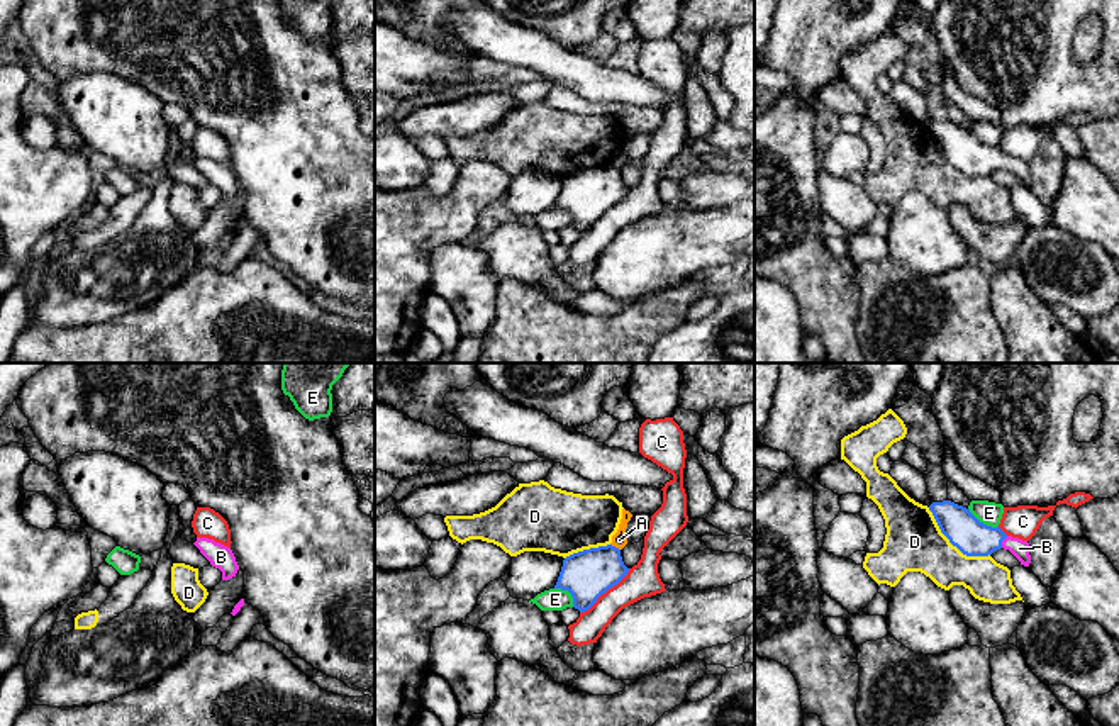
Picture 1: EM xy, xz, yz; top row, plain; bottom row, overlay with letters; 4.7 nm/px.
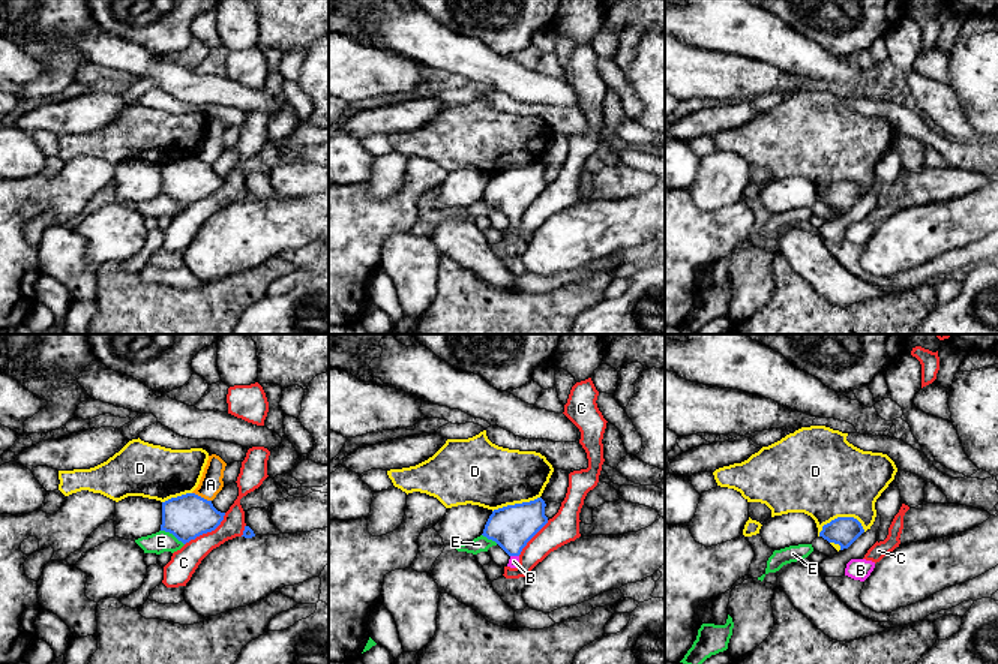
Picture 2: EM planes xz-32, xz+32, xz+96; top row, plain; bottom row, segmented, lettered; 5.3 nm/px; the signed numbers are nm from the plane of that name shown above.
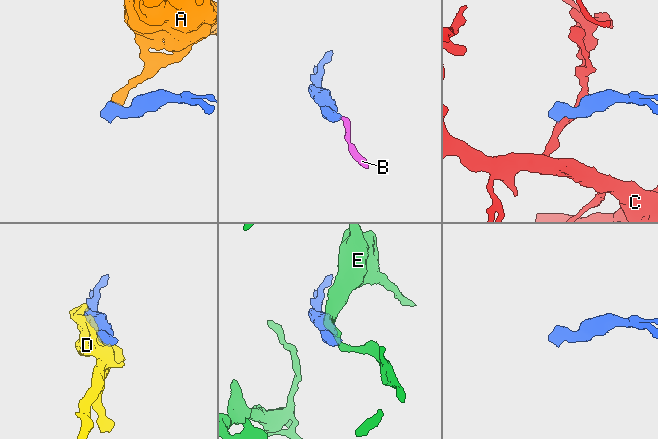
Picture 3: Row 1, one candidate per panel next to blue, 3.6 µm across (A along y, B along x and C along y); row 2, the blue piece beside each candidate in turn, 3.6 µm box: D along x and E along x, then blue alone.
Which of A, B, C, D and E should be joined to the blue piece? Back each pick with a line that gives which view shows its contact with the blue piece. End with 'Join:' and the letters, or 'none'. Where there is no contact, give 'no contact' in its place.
B: meets blue in yz
Join: B

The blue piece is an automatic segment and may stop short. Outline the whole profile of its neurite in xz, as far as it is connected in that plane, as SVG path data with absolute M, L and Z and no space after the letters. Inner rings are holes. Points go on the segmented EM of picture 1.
M612 544L590 548L563 560L554 589L568 590L573 597L573 607L585 612L627 572L619 548Z

